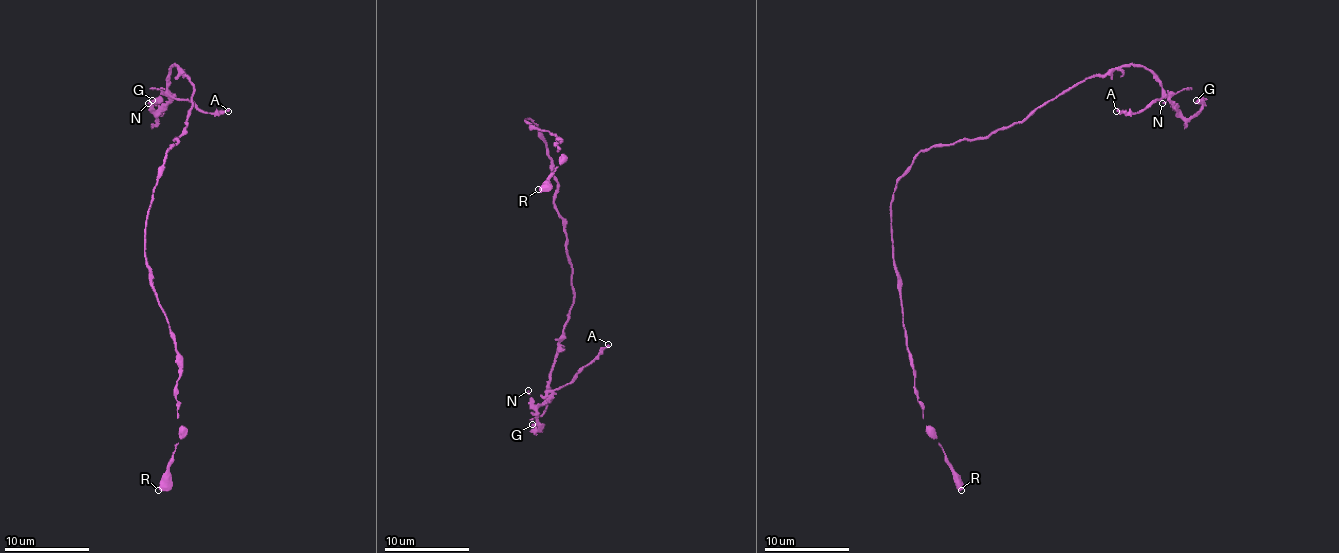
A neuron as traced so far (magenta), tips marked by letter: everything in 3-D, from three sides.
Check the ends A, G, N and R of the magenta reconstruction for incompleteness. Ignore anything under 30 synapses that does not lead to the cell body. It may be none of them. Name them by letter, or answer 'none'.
none

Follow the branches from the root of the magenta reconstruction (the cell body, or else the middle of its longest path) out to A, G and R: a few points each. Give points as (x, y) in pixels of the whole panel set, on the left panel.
A: (167, 155), (186, 128), (194, 92), (171, 67), (167, 88), (178, 98), (209, 113), (228, 111)
G: (167, 155), (186, 128), (194, 88), (171, 67), (158, 117), (152, 100)
R: (167, 155), (152, 191), (144, 257), (150, 287), (178, 352), (175, 401), (182, 437), (167, 479), (158, 490)

